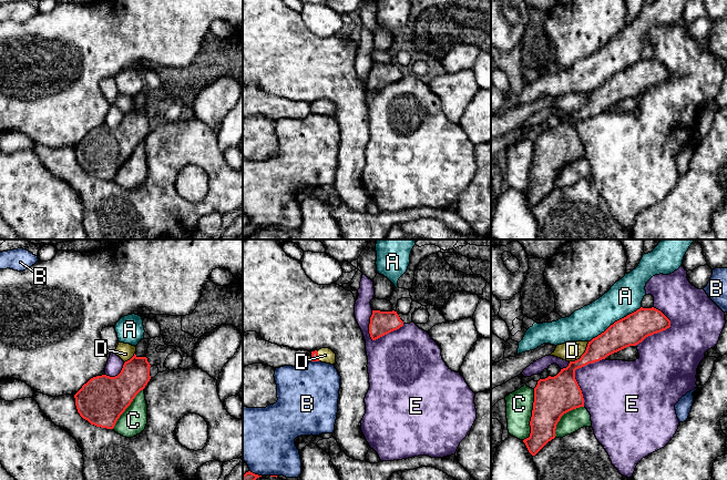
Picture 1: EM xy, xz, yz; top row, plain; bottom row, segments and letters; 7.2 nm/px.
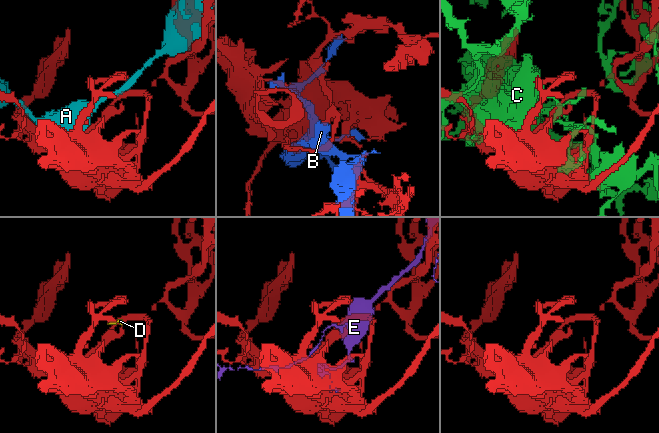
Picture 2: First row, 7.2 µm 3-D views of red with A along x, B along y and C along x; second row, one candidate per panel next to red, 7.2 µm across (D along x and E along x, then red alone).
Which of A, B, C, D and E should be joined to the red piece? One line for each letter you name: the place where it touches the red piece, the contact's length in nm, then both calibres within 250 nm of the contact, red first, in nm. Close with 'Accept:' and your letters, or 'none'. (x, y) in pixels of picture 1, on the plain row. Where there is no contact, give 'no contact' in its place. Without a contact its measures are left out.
D: yz (582, 106) | 200 nm | 180/140 nm
Accept: D

